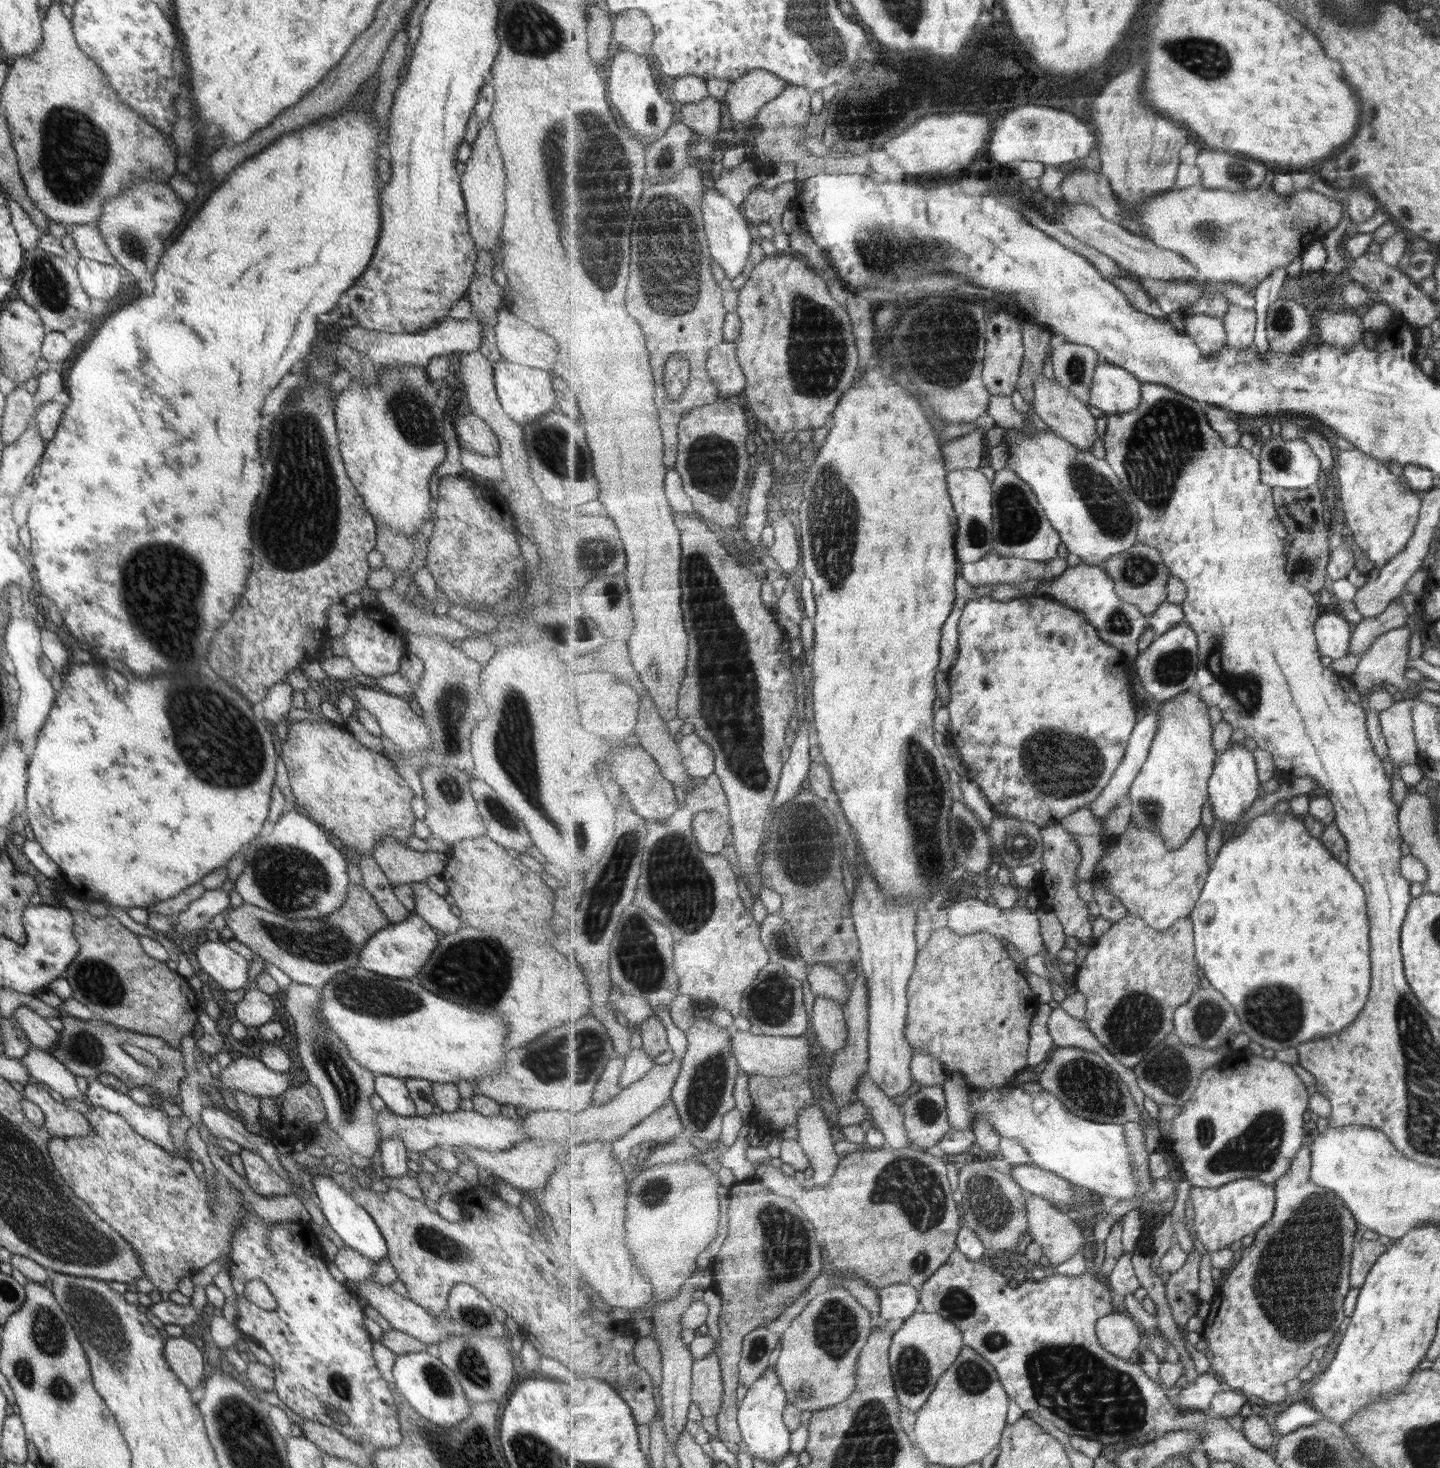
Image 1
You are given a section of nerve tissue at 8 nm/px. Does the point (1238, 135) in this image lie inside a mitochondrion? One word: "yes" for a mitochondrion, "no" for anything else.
no

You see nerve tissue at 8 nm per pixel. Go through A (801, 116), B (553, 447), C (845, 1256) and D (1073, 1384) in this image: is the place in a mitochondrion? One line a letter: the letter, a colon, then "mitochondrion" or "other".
A: other
B: mitochondrion
C: other
D: mitochondrion

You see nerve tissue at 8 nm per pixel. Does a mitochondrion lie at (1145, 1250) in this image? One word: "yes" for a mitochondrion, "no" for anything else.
no

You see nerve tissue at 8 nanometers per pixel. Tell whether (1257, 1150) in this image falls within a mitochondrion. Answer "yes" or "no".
yes

